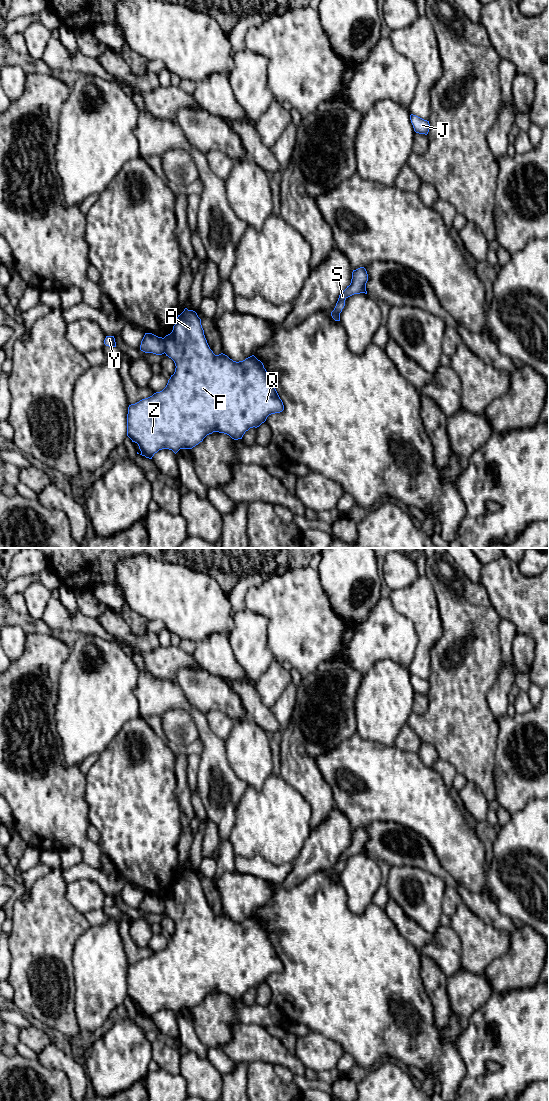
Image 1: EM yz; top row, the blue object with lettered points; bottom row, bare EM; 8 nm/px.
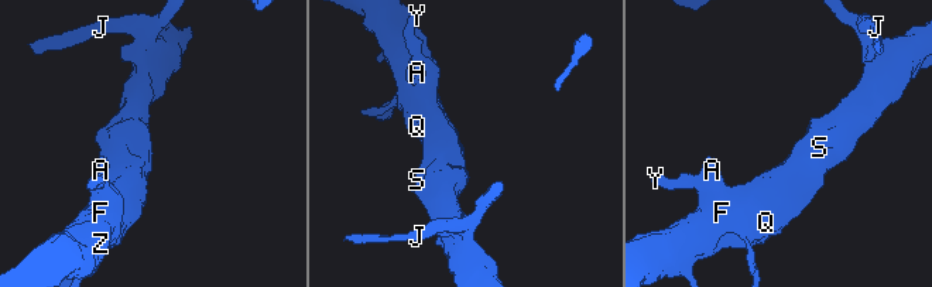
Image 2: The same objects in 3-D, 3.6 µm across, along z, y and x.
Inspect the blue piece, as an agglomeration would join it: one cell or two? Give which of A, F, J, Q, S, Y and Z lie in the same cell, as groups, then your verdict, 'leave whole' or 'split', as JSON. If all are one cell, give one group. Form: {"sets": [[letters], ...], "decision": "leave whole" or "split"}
{"sets": [["A", "F", "J", "Q", "S", "Z"], ["Y"]], "decision": "split"}

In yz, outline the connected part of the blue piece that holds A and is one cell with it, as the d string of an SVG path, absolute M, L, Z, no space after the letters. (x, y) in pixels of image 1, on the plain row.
M185 868L178 875L172 892L164 897L164 904L166 916L175 923L174 934L162 951L128 967L127 996L138 1004L140 1015L152 1019L162 1009L172 1010L175 1014L180 1009L192 1009L213 992L227 994L234 1000L242 999L250 988L259 987L269 975L284 970L283 962L263 923L254 915L239 922L223 913L215 915L207 903L201 879L195 871Z

